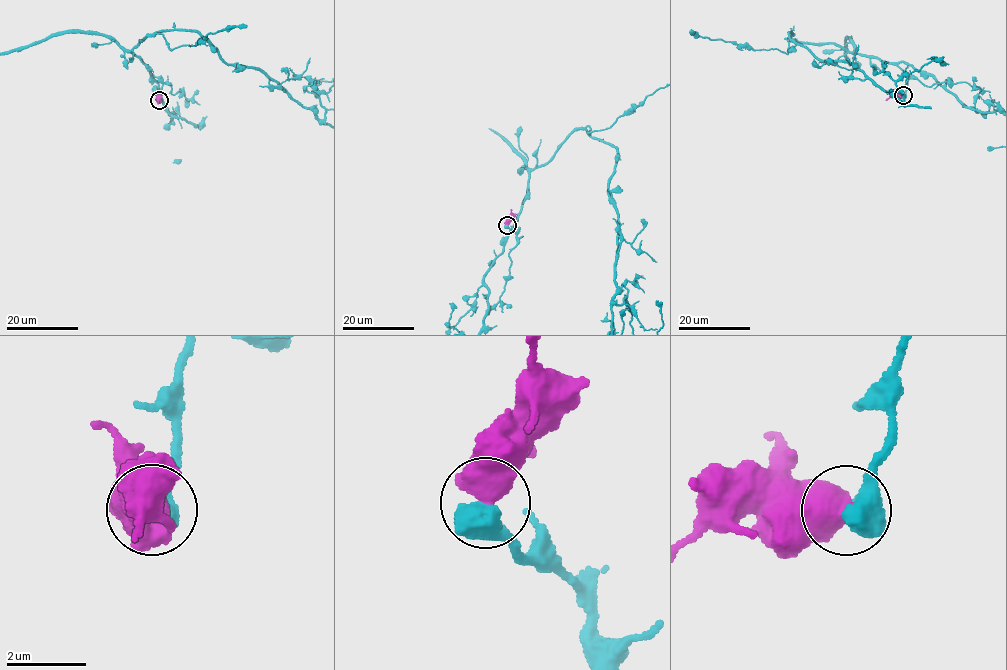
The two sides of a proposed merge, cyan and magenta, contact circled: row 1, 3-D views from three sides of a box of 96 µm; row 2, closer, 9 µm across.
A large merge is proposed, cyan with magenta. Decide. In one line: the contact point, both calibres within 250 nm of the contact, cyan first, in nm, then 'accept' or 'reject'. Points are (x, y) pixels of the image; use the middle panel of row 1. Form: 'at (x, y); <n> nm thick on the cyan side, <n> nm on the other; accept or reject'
at (507, 225); 850 nm thick on the cyan side, 700 nm on the other; reject

